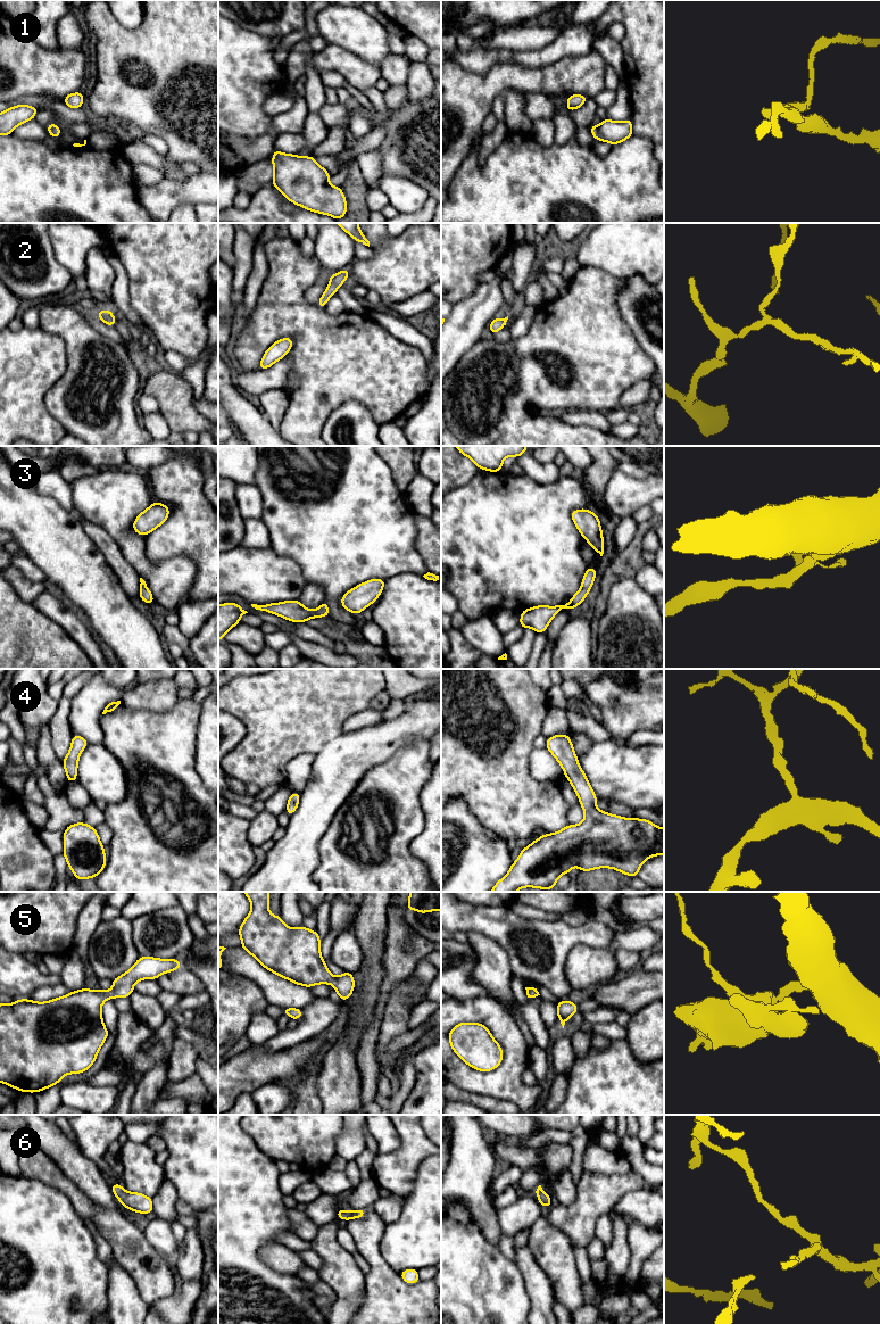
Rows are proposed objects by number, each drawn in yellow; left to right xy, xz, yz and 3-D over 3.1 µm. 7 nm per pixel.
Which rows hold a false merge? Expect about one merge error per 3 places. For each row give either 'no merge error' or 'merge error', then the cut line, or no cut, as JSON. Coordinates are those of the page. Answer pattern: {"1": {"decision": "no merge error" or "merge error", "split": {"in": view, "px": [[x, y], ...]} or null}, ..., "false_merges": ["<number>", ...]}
{"1": {"decision": "no merge error", "split": null}, "2": {"decision": "no merge error", "split": null}, "3": {"decision": "no merge error", "split": null}, "4": {"decision": "no merge error", "split": null}, "5": {"decision": "no merge error", "split": null}, "6": {"decision": "no merge error", "split": null}, "false_merges": []}

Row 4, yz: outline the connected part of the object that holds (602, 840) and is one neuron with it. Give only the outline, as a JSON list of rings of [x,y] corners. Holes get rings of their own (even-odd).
[[[567,733],[564,735],[555,735],[547,738],[546,748],[554,755],[565,772],[565,778],[570,780],[580,804],[584,812],[584,819],[579,825],[568,825],[557,833],[545,834],[532,842],[530,845],[521,850],[515,862],[512,863],[509,871],[505,877],[499,879],[490,892],[516,892],[523,887],[536,887],[540,889],[554,889],[561,875],[568,875],[571,869],[578,866],[581,872],[590,871],[597,868],[612,868],[631,878],[638,877],[638,872],[642,863],[653,855],[664,855],[664,844],[659,841],[664,839],[664,827],[658,828],[650,820],[637,818],[630,819],[600,811],[596,806],[598,797],[593,793],[587,775],[579,764],[578,756],[573,750],[573,744]]]

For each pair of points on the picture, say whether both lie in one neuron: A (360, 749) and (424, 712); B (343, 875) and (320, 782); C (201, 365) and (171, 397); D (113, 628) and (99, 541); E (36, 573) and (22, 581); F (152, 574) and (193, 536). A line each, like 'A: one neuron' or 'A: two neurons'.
A: one neuron
B: two neurons
C: two neurons
D: two neurons
E: two neurons
F: two neurons

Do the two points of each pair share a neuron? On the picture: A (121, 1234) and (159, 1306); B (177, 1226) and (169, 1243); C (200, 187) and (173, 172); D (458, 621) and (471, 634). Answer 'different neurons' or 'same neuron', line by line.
A: different neurons
B: different neurons
C: different neurons
D: different neurons

